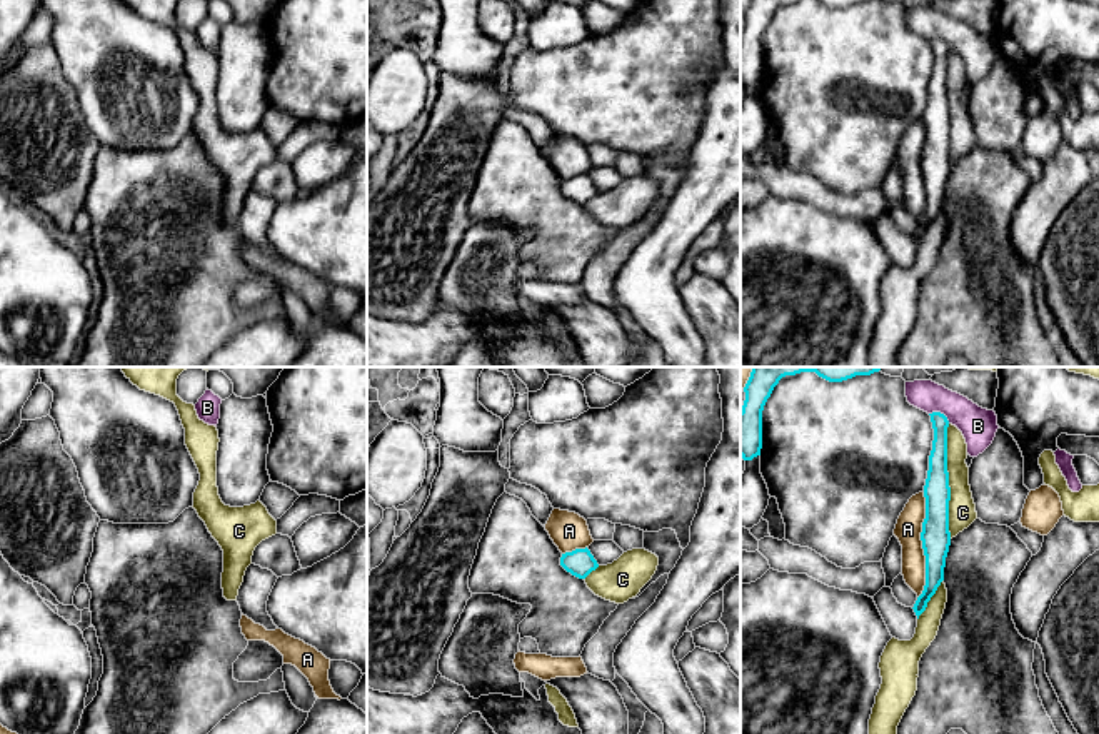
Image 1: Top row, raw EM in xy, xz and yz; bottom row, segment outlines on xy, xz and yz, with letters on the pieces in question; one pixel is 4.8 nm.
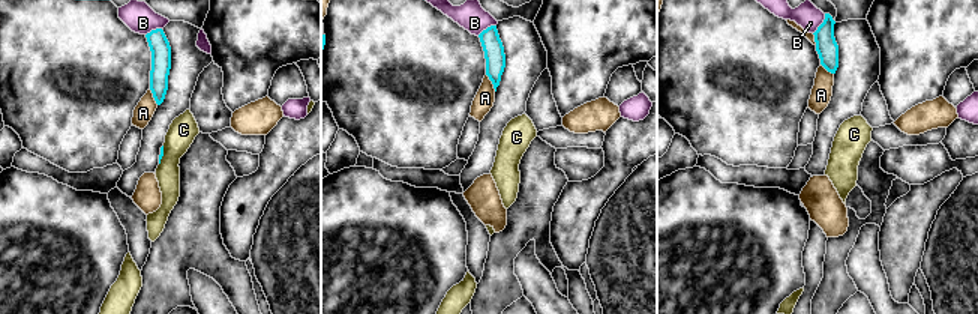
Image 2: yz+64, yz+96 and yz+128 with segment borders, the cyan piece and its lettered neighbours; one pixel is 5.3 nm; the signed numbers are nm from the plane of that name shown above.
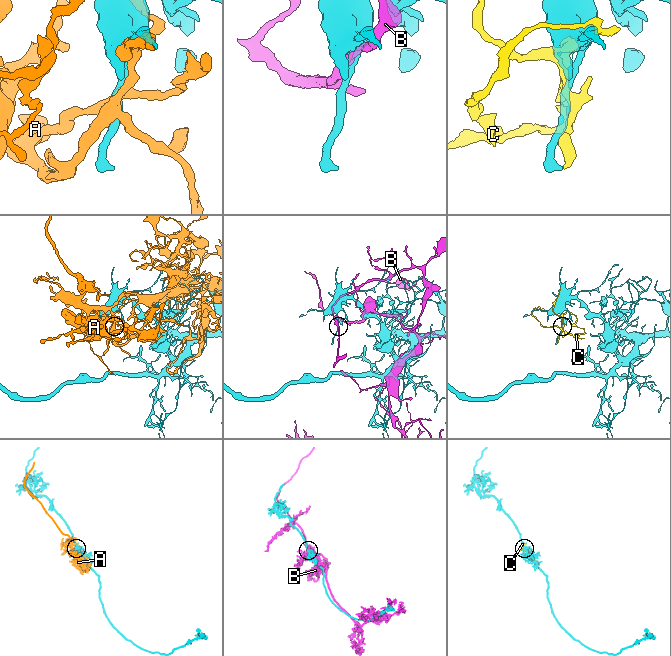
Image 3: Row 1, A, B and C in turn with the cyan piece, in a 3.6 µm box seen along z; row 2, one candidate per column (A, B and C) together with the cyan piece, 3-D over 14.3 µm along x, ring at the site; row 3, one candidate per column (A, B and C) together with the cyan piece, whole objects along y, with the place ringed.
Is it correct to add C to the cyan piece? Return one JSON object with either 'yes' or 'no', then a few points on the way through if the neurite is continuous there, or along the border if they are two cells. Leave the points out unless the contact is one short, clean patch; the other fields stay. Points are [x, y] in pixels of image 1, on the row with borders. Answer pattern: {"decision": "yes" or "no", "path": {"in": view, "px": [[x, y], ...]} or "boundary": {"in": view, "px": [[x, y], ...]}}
{"decision": "yes"}

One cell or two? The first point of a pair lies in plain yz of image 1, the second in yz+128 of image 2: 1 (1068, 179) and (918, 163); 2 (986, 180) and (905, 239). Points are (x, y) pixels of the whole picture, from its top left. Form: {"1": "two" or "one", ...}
{"1": "two", "2": "two"}

